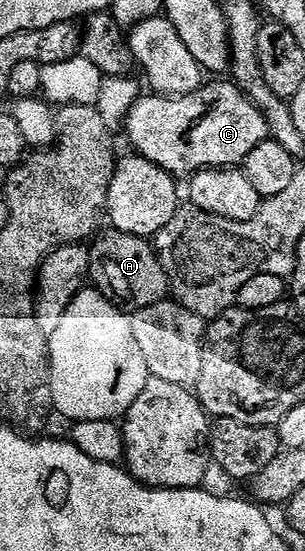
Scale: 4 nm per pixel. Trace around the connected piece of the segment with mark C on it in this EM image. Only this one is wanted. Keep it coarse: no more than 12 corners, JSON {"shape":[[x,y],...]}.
{"shape":[[230,80],[140,96],[127,137],[176,179],[242,166],[267,115]]}

